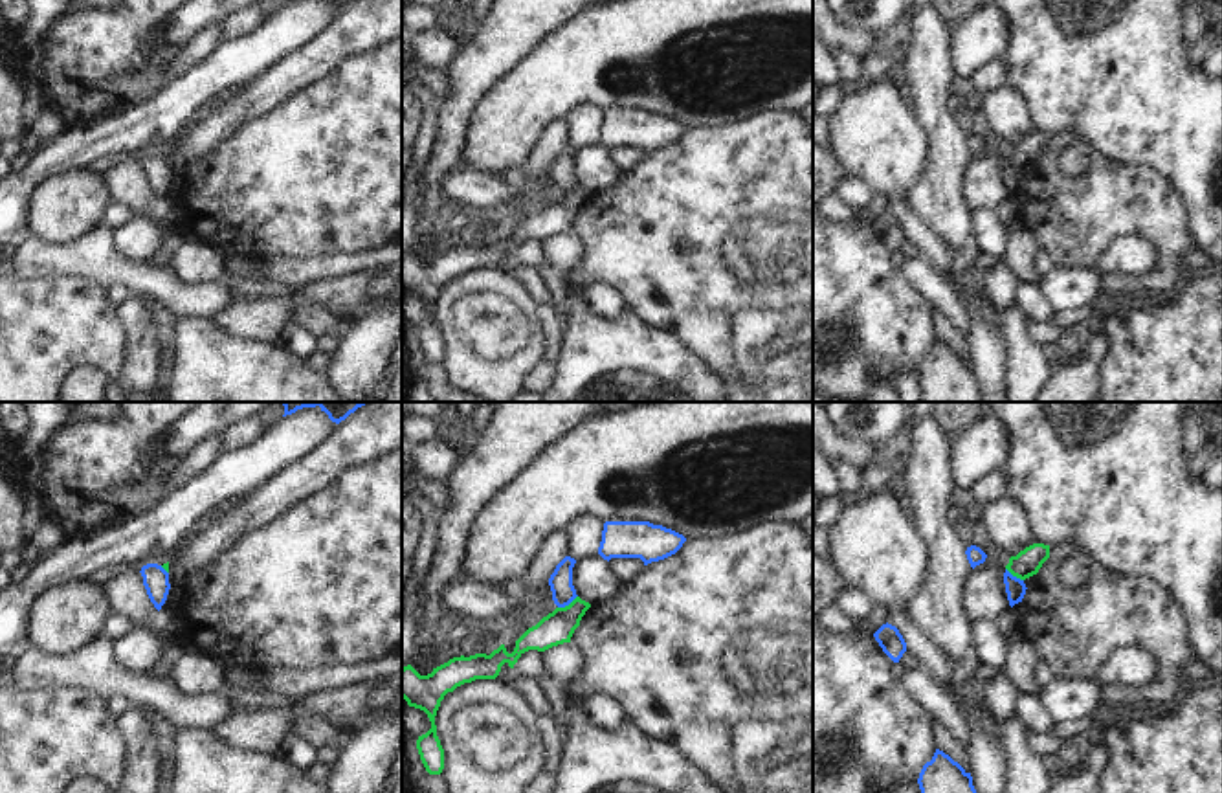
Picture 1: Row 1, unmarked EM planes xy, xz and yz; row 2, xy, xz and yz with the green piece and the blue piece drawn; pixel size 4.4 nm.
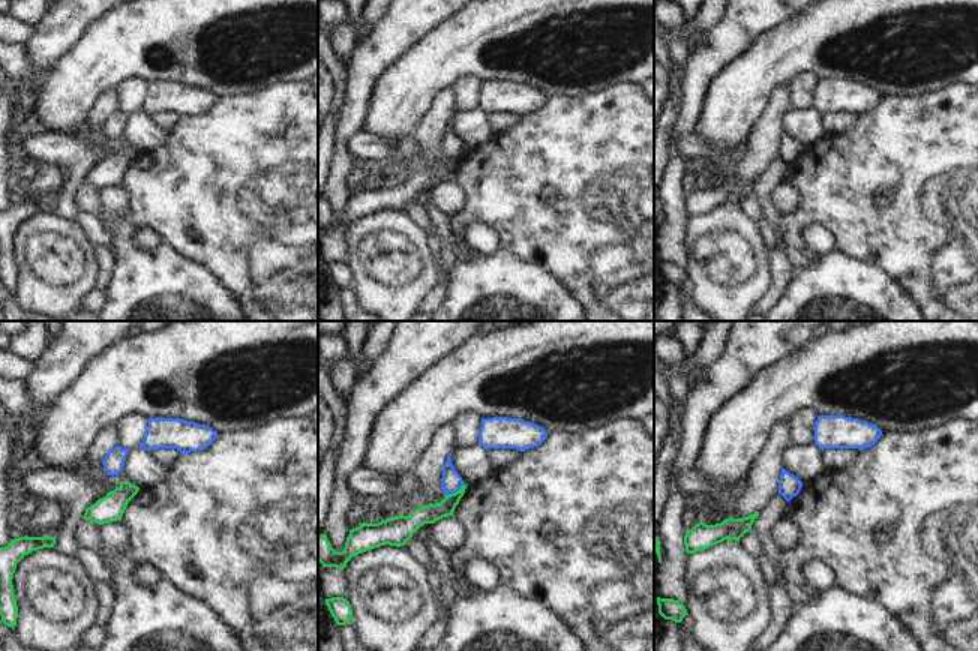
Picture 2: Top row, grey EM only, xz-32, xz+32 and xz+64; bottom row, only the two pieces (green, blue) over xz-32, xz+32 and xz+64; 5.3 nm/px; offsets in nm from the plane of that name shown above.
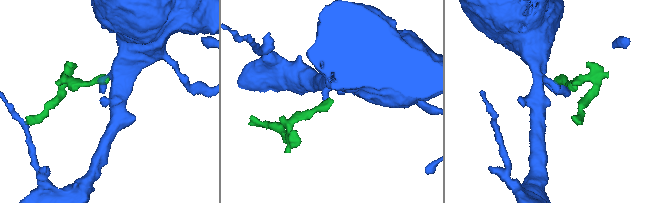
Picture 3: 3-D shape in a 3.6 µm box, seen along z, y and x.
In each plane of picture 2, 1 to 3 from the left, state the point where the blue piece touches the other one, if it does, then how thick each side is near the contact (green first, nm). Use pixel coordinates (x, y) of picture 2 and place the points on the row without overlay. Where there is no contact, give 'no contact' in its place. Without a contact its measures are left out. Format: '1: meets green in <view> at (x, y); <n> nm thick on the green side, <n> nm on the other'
1: no contact
2: meets green in xz+32 at (455, 156); 100 nm thick on the green side, 110 nm on the other
3: no contact

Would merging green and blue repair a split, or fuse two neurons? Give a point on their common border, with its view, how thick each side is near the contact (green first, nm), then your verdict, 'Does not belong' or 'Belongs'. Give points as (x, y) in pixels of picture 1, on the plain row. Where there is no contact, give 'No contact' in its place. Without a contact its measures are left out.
Touches green at xz (569, 193). Thickness 140 nm (green) against 100 nm. Does not belong

